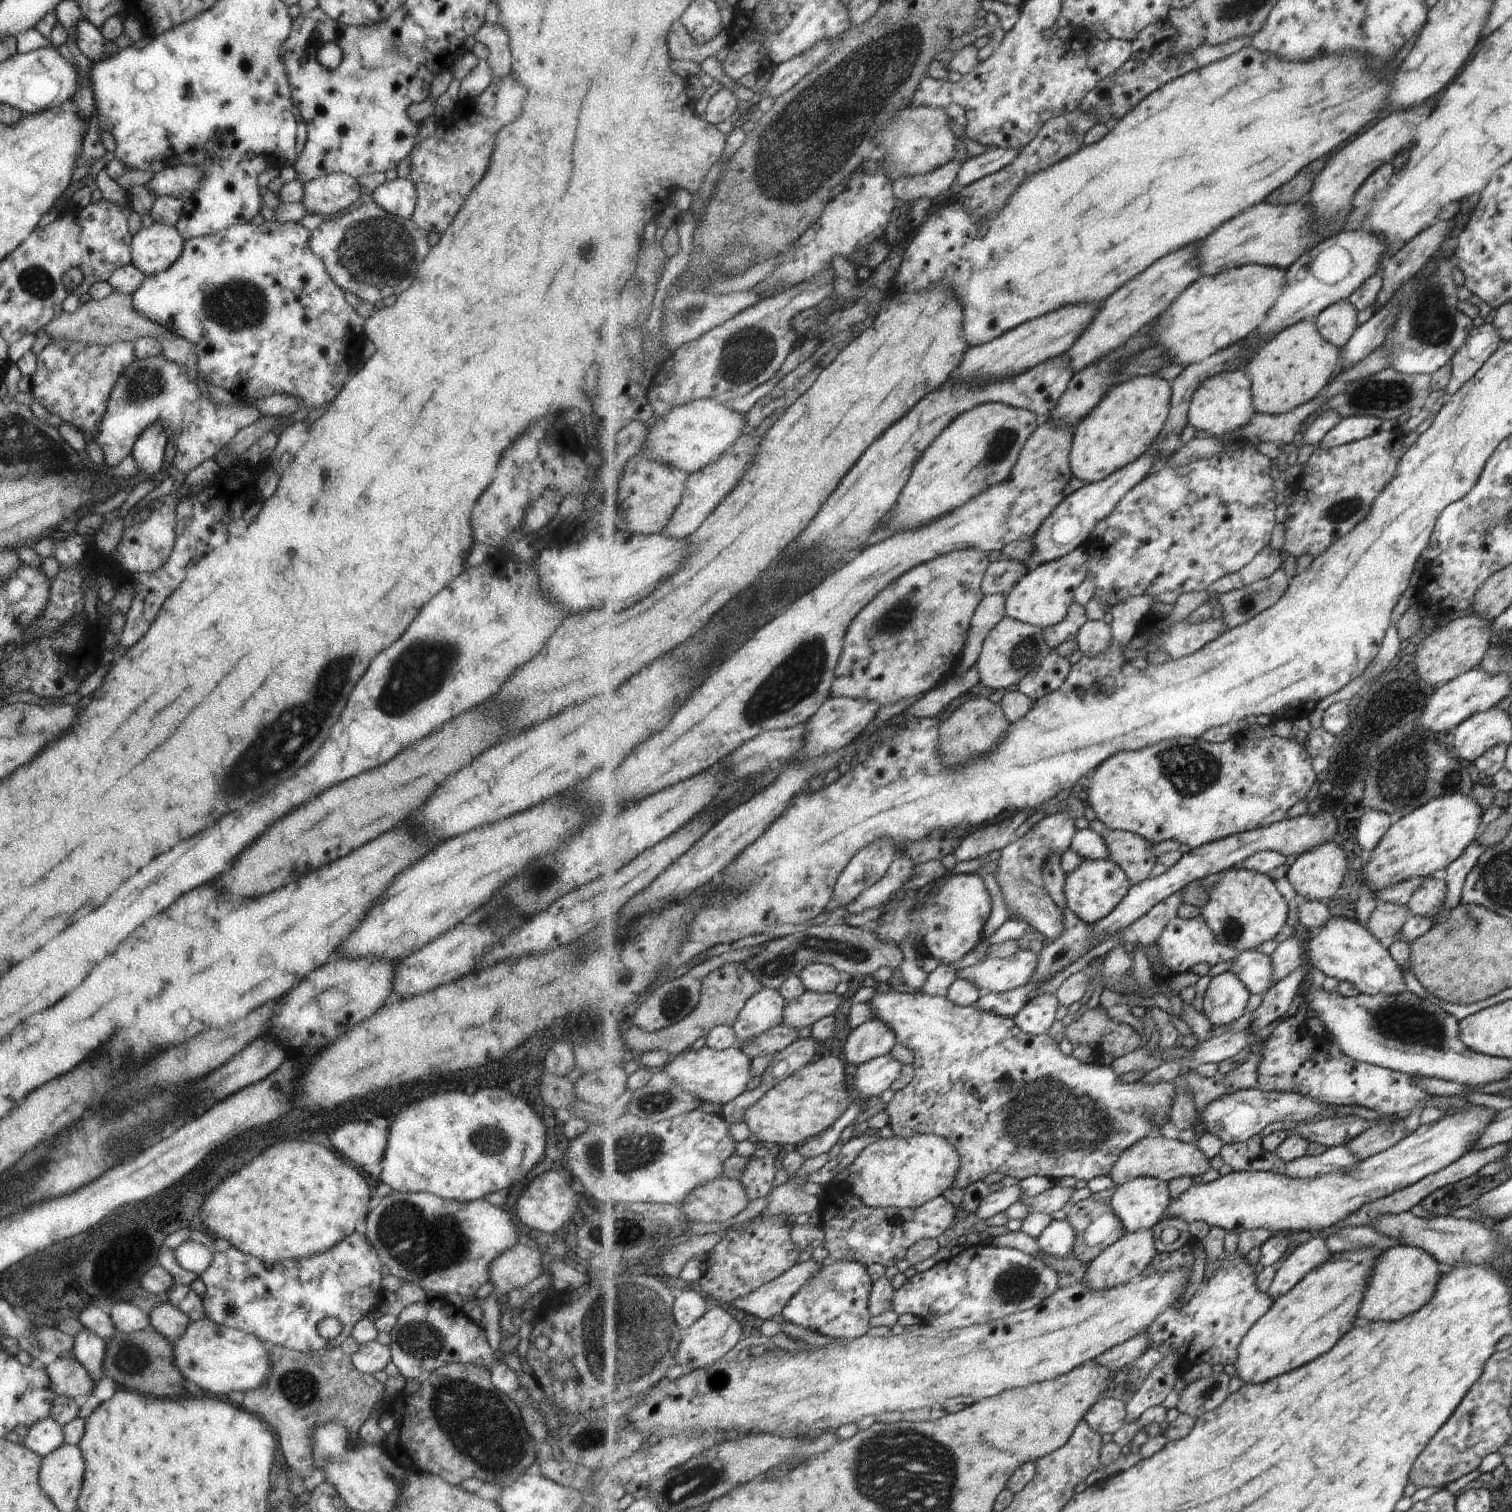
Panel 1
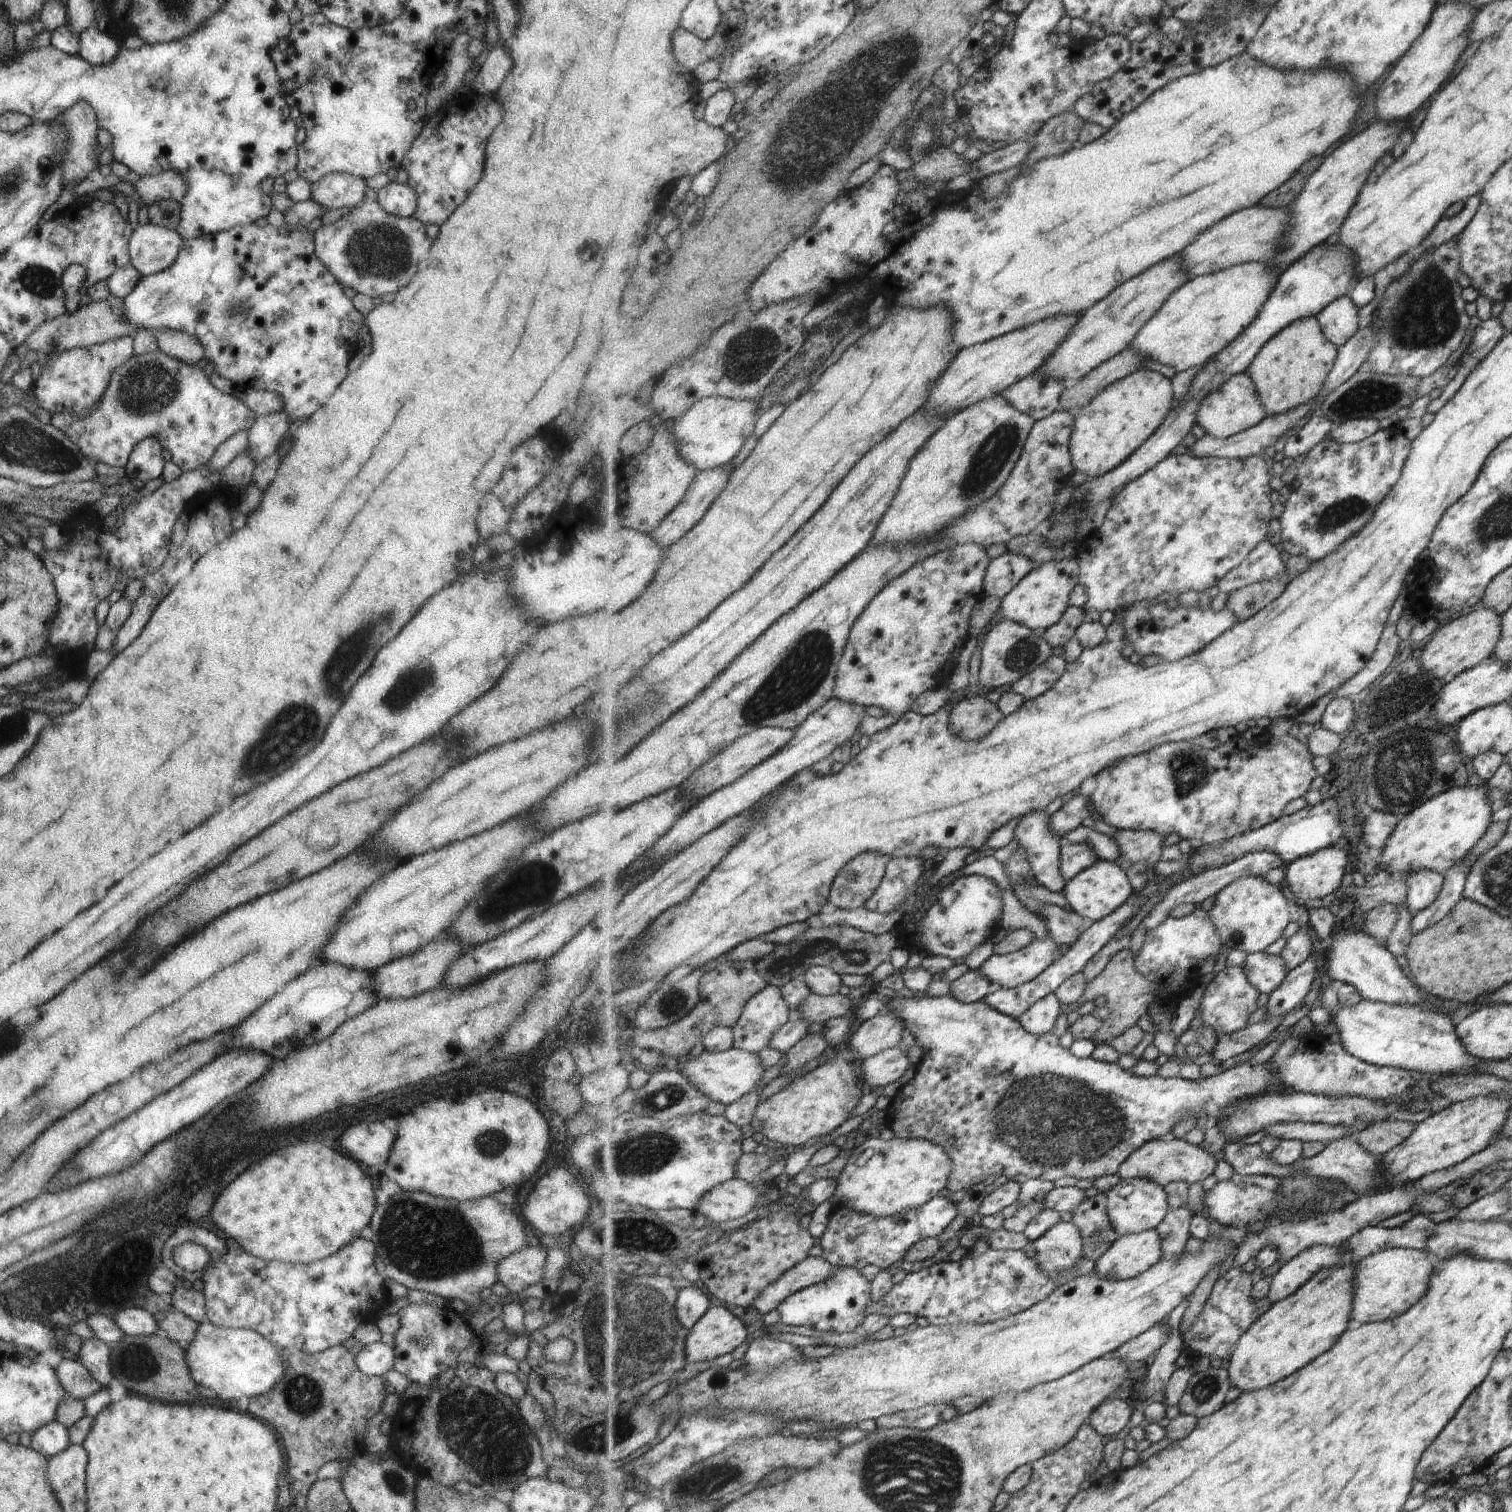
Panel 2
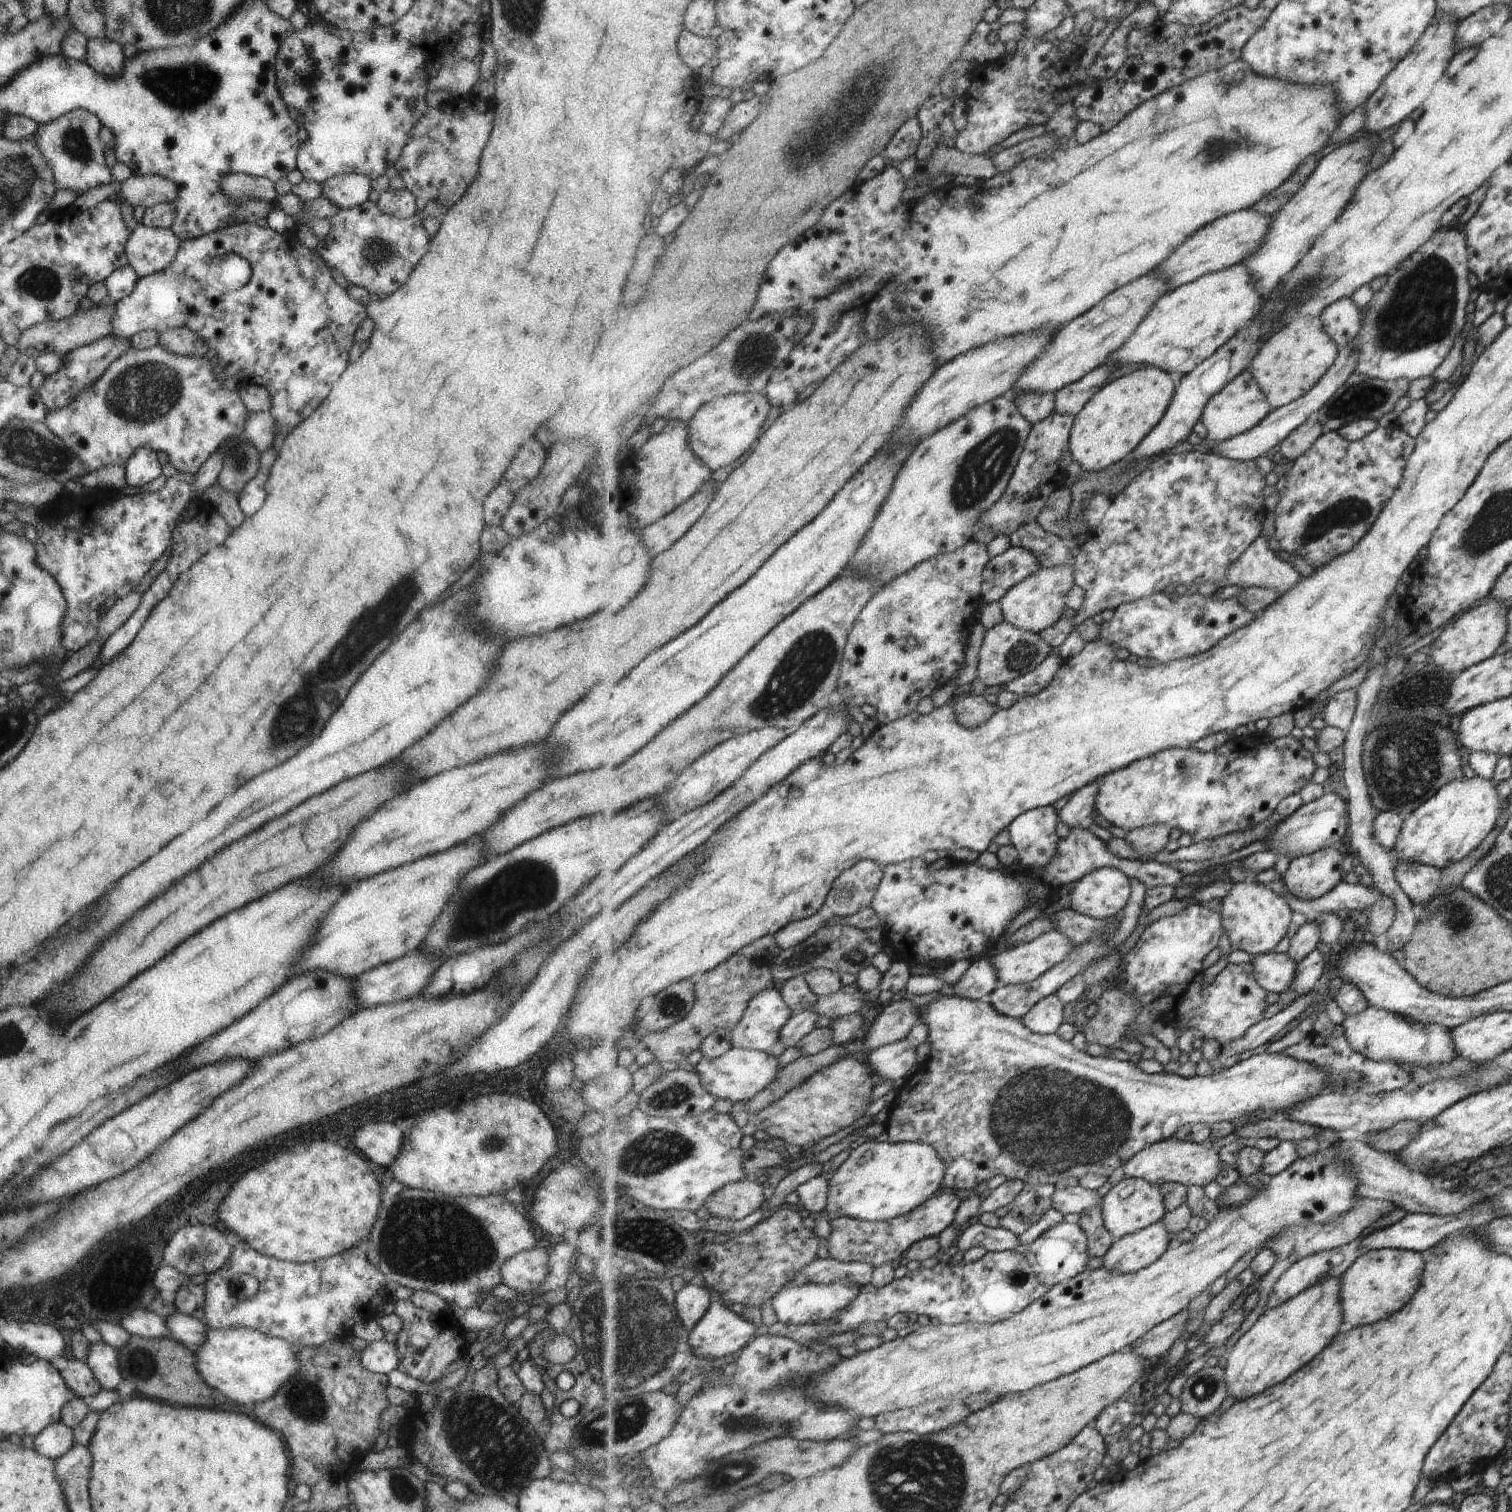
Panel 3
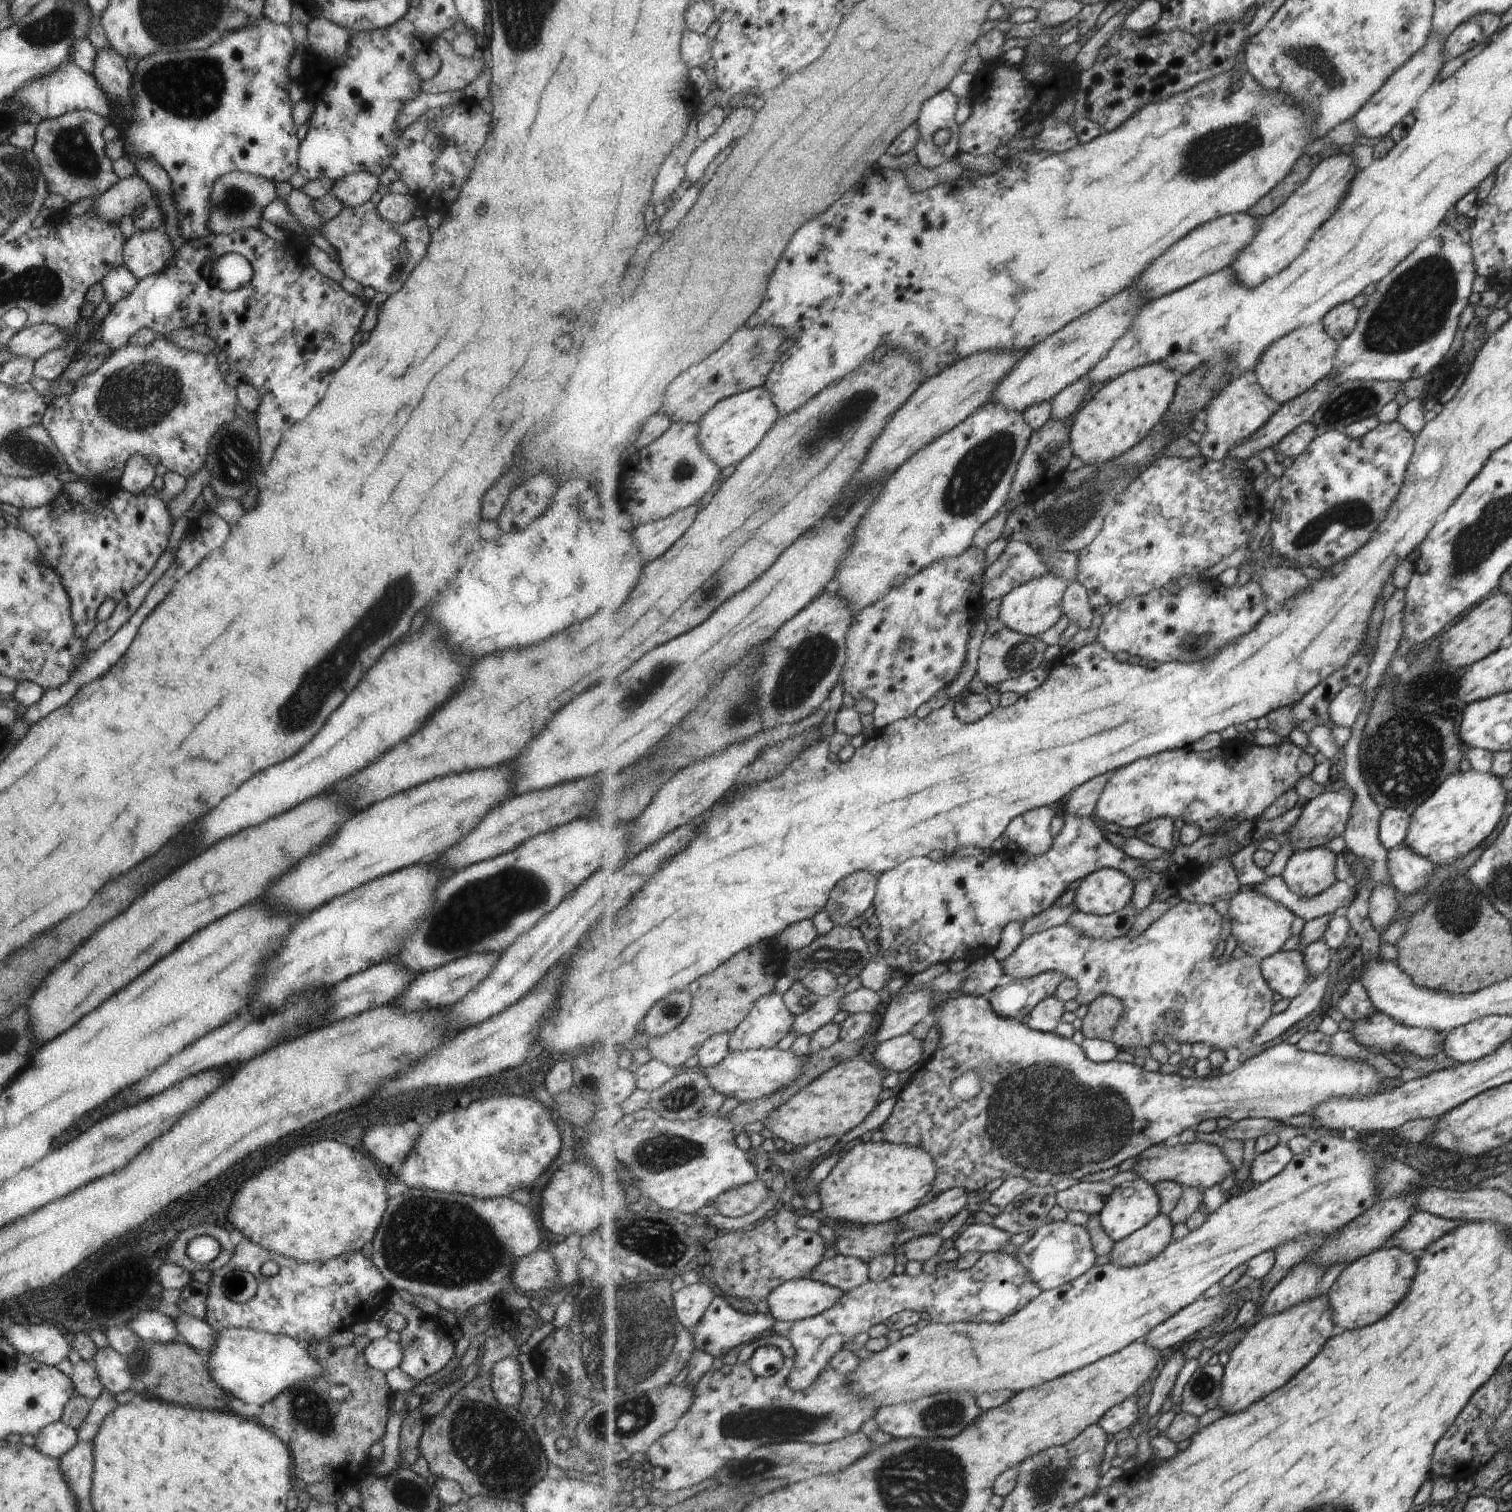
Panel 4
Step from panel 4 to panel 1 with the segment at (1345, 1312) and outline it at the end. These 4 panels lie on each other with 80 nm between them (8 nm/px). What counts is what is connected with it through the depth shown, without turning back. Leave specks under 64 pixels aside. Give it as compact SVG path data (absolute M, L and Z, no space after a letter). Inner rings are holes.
M1397 1244L1387 1249L1373 1269L1362 1304L1361 1316L1373 1322L1377 1320L1395 1322L1409 1316L1411 1312L1426 1305L1434 1296L1434 1290L1437 1288L1439 1278L1443 1276L1443 1271L1444 1268L1437 1260L1420 1248Z

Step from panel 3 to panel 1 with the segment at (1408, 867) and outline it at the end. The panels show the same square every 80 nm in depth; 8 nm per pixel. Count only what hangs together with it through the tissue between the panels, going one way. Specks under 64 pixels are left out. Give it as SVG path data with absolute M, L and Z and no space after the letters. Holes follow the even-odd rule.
M1425 878L1420 887L1411 895L1406 909L1409 916L1434 919L1432 926L1444 921L1450 914L1444 909L1446 883L1443 880Z

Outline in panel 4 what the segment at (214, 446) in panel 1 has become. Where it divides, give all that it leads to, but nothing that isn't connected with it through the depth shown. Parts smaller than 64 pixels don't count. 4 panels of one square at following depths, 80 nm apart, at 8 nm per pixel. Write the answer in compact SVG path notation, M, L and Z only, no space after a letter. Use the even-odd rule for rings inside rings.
M157 336L146 347L133 346L128 342L118 349L115 349L99 366L97 370L92 373L83 375L75 381L67 392L61 392L45 407L40 423L47 431L51 440L54 442L59 454L63 457L69 471L77 474L78 477L95 478L105 471L112 468L124 468L124 464L129 457L133 455L141 456L157 456L159 462L165 466L169 472L177 473L188 479L195 474L196 470L204 464L204 458L207 454L208 443L210 438L222 428L226 422L232 421L235 415L235 408L237 408L236 389L228 386L224 380L224 374L219 373L217 364L220 358L217 352L207 353L206 355L188 351L187 349L180 349L174 344L171 344L164 336Z

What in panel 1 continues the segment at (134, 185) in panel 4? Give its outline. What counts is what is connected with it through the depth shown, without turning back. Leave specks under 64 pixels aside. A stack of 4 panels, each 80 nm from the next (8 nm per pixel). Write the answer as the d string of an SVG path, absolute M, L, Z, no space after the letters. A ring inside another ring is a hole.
M176 164L158 170L146 184L157 197L165 195L187 201L201 179L202 172L196 166Z

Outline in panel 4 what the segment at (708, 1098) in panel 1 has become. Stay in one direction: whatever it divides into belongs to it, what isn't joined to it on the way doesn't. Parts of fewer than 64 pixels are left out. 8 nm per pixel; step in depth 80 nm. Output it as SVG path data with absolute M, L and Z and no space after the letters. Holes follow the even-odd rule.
M777 1048L733 1051L718 1065L701 1070L715 1090L727 1098L736 1099L739 1103L748 1103L789 1086L789 1083L792 1083L802 1073L802 1066L809 1055L811 1053L795 1056L789 1050L780 1051Z

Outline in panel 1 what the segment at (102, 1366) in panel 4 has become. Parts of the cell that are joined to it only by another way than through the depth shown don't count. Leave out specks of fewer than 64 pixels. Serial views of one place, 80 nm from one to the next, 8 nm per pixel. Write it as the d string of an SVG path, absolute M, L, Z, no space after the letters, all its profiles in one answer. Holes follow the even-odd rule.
M87 1328L73 1336L72 1353L76 1361L87 1371L93 1382L103 1378L102 1360L106 1342Z

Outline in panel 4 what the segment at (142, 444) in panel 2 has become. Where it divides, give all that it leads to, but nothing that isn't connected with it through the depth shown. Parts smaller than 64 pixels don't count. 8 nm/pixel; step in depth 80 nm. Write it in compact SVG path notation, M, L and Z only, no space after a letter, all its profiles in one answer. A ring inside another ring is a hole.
M133 455L129 457L123 468L123 474L117 480L117 486L128 493L137 493L151 486L153 477L155 476L155 467L153 467L141 455Z

